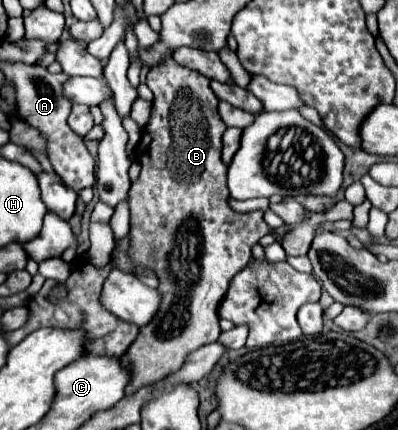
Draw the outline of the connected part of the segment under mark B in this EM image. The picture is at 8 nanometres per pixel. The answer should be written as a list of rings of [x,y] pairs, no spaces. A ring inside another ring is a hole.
[[[167,57],[163,59],[163,63],[149,69],[147,87],[153,91],[153,111],[137,145],[141,175],[137,179],[137,185],[131,185],[129,189],[129,235],[133,243],[133,261],[155,271],[161,281],[159,291],[165,295],[165,301],[161,303],[157,319],[141,327],[141,335],[125,353],[125,363],[133,363],[133,383],[129,383],[127,395],[137,391],[141,383],[153,383],[177,371],[177,367],[185,363],[185,355],[189,351],[195,351],[203,343],[213,343],[219,339],[221,329],[217,307],[227,293],[229,281],[247,267],[251,259],[251,247],[263,235],[275,233],[282,238],[293,228],[283,224],[280,228],[271,229],[263,221],[263,211],[237,213],[227,205],[227,165],[221,161],[221,137],[227,127],[217,113],[219,99],[211,91],[209,79],[205,75],[187,69]]]

